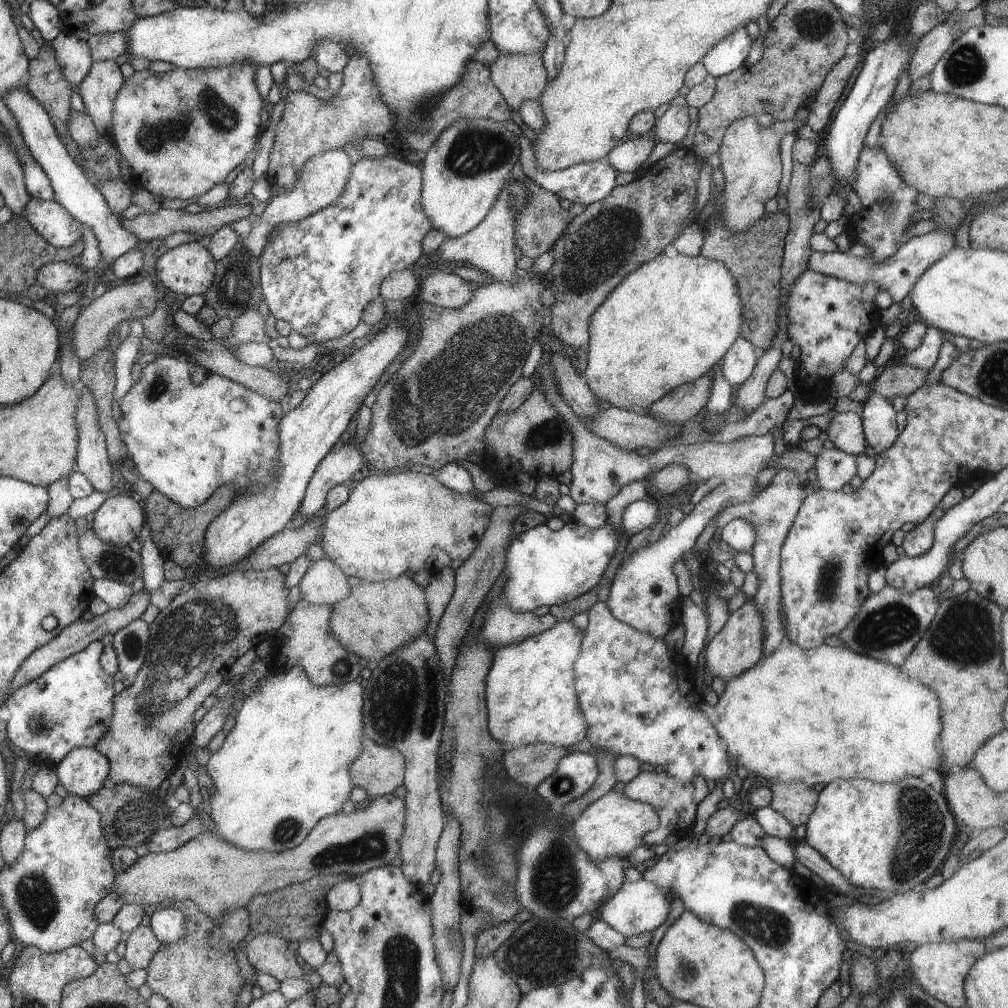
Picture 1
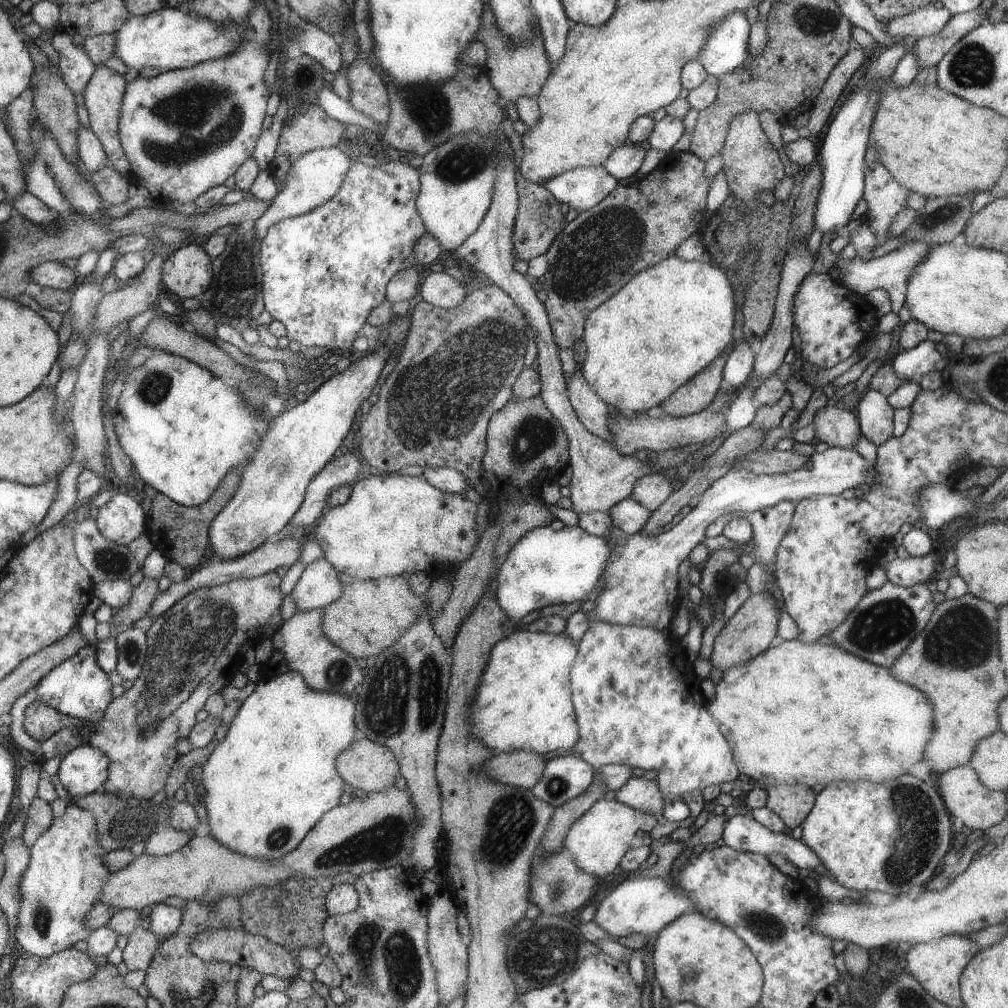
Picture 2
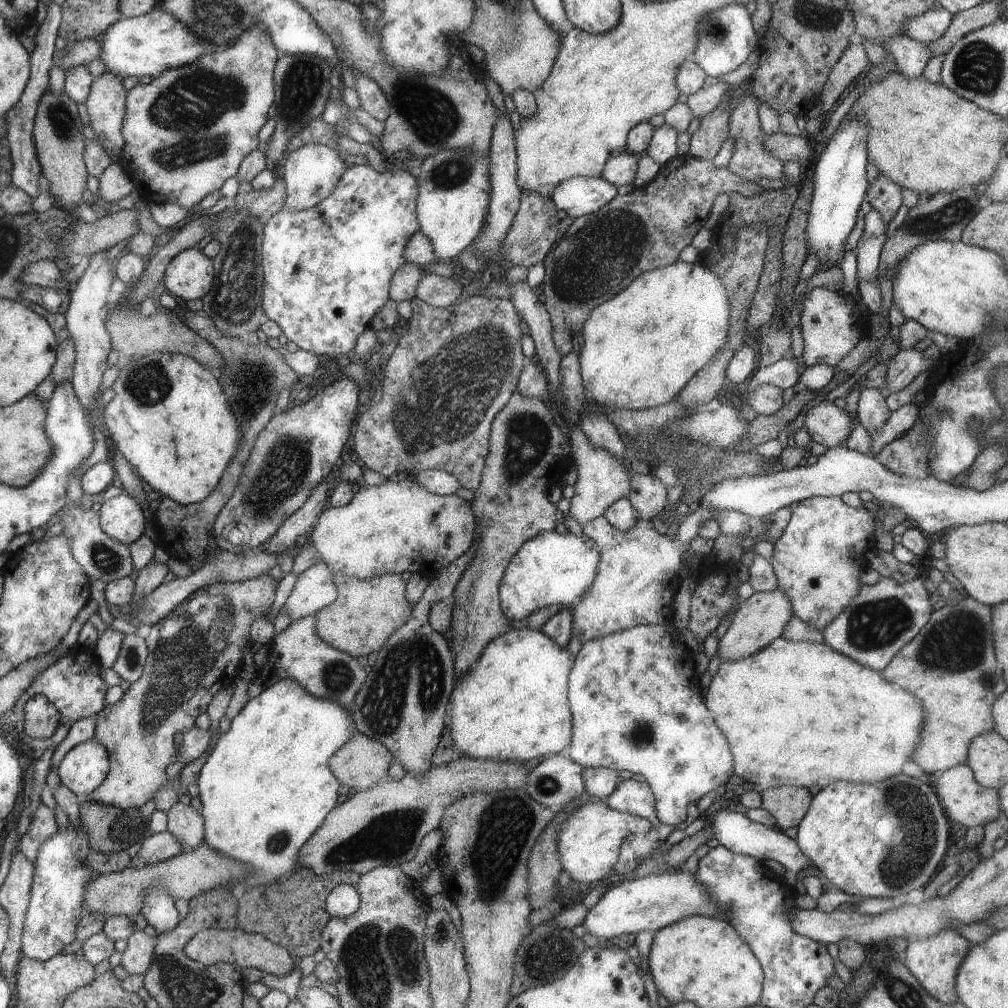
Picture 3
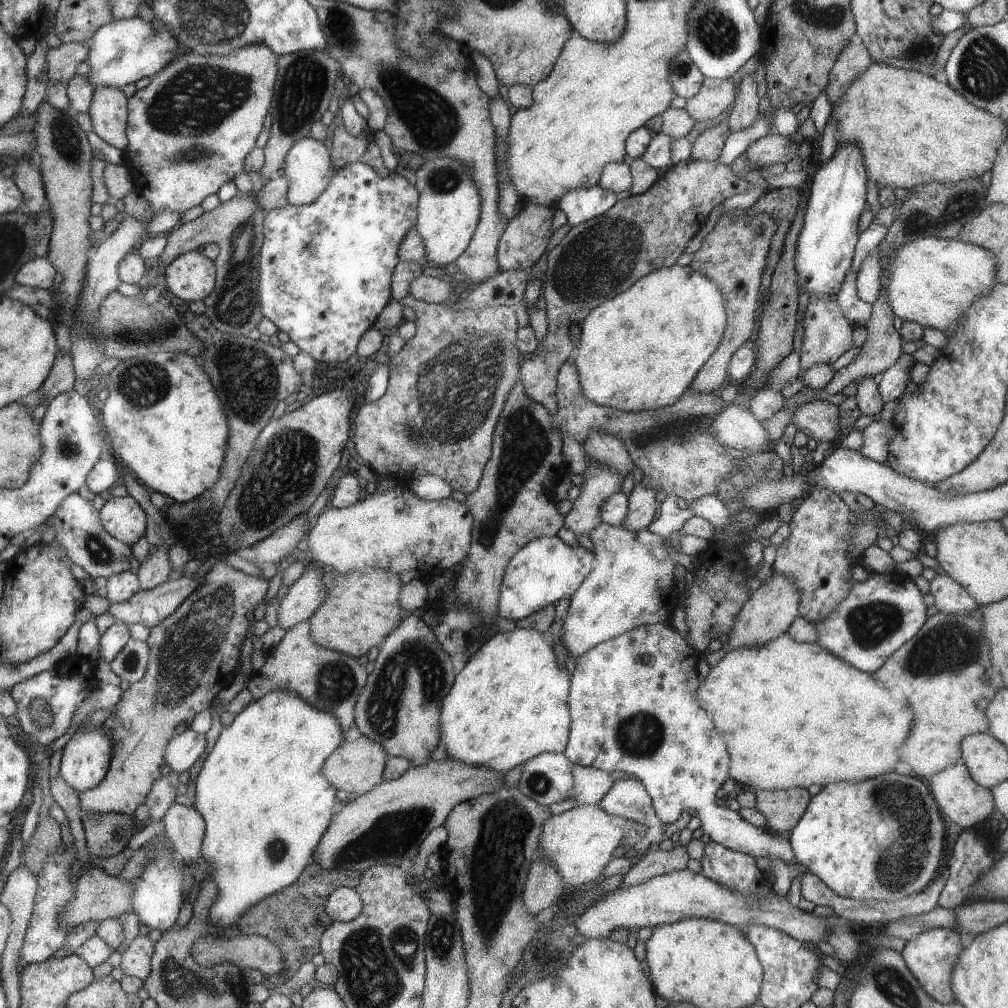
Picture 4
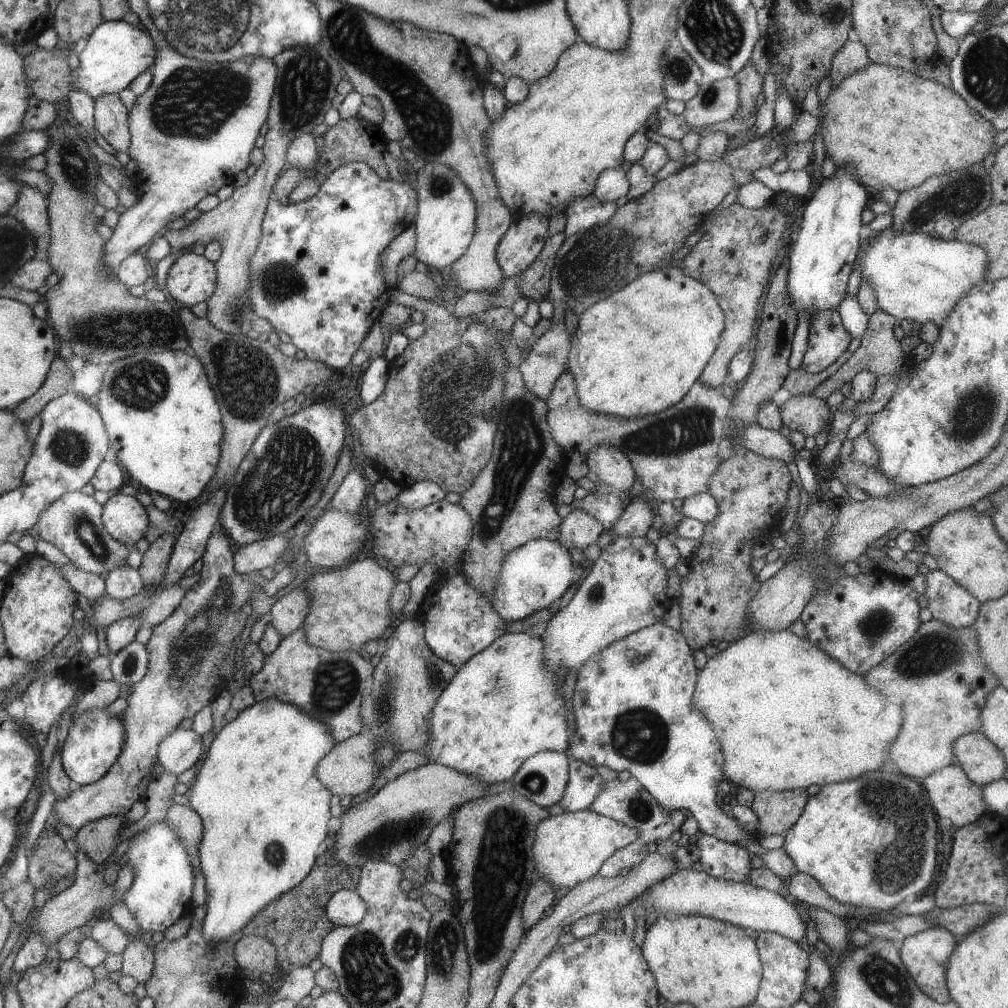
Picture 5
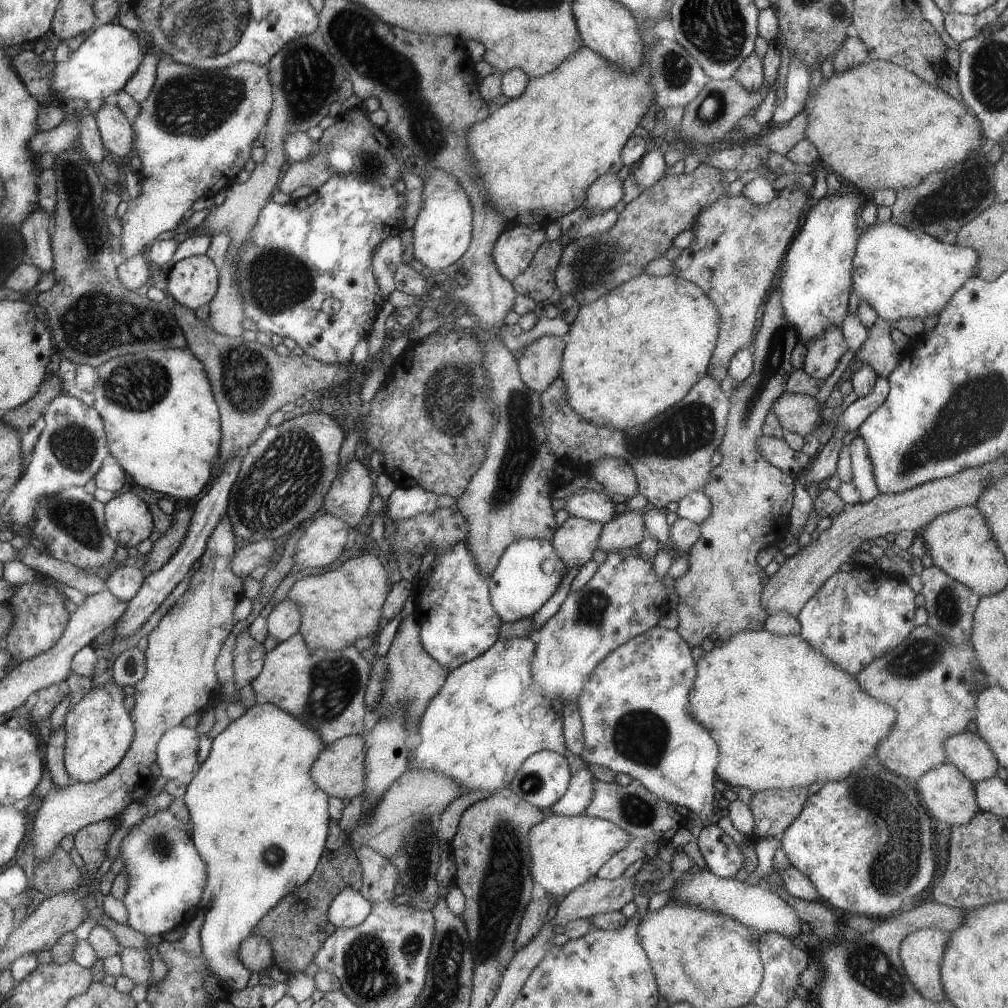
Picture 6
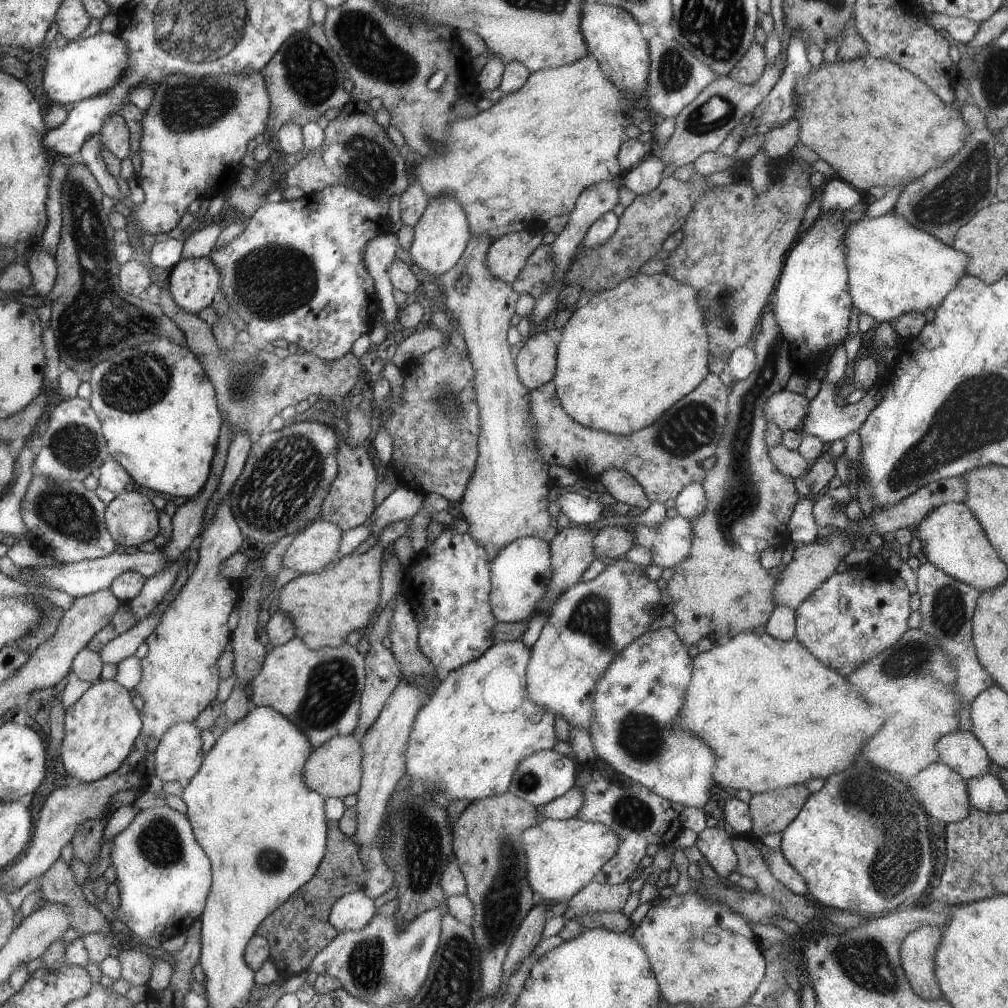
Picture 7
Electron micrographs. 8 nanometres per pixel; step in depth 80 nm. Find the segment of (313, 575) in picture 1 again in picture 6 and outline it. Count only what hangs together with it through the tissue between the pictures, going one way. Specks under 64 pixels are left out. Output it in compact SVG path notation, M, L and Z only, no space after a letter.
M285 598L265 615L269 636L277 643L295 634L300 625L300 608L297 603Z

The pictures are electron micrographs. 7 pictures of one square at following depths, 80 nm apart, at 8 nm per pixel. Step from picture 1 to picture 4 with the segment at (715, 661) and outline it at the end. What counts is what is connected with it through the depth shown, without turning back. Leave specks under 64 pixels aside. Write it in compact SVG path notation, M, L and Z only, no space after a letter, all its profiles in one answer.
M773 573L767 584L761 585L750 594L750 598L743 603L741 610L735 616L733 627L728 632L725 650L732 651L739 647L752 647L765 644L768 640L777 638L790 627L798 618L798 604L801 602L799 592L794 582L787 577Z

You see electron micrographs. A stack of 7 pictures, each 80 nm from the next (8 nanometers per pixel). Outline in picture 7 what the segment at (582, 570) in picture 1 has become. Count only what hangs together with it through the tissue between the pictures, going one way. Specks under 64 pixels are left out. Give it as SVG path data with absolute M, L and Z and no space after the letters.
M519 537L499 550L489 562L490 607L499 623L527 620L538 608L552 576L550 545L537 537Z

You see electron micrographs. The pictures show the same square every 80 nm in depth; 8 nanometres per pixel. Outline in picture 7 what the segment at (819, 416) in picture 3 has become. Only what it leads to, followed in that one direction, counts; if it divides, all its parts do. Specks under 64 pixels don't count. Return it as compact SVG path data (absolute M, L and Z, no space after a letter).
M785 389L774 392L764 405L767 422L775 423L782 431L797 431L806 418L809 399Z

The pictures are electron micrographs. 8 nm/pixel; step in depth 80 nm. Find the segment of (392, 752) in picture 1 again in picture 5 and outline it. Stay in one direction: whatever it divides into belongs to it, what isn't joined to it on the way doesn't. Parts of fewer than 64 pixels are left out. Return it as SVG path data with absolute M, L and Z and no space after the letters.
M357 734L335 742L326 756L319 762L315 776L332 792L333 795L357 796L367 792L378 777L376 765L376 744L365 736Z

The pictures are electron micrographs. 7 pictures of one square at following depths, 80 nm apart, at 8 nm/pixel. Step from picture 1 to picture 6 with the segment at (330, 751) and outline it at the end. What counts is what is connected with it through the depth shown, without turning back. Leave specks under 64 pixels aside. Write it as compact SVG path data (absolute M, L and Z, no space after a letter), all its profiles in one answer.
M256 703L238 719L230 721L228 726L213 739L210 753L203 762L196 775L192 778L191 782L187 785L186 793L183 799L187 803L191 813L191 831L196 847L202 854L205 862L207 863L208 881L202 894L202 906L206 910L206 921L202 928L202 941L204 944L204 951L206 959L208 960L208 967L210 968L209 975L218 978L221 986L228 988L229 992L237 991L247 985L250 970L239 960L239 948L246 936L251 934L251 929L257 921L270 909L279 902L286 894L289 894L297 885L303 884L315 870L318 858L323 852L324 842L328 831L329 820L328 815L328 796L326 792L318 787L311 780L310 768L311 763L318 758L319 752L325 745L321 739L316 735L314 729L307 725L305 721L299 720L290 712L280 709L278 706L269 703L259 704Z

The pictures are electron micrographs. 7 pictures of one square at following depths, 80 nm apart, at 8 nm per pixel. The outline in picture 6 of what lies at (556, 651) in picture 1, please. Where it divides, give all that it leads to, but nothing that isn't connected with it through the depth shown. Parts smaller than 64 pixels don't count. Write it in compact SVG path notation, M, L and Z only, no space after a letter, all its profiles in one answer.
M529 637L498 638L481 655L449 671L441 690L421 714L417 732L420 742L413 750L409 750L409 769L435 771L447 775L464 792L495 792L507 787L517 774L518 768L537 751L563 753L561 718L557 718L551 700L539 691L535 694L531 690L535 650L537 647Z

